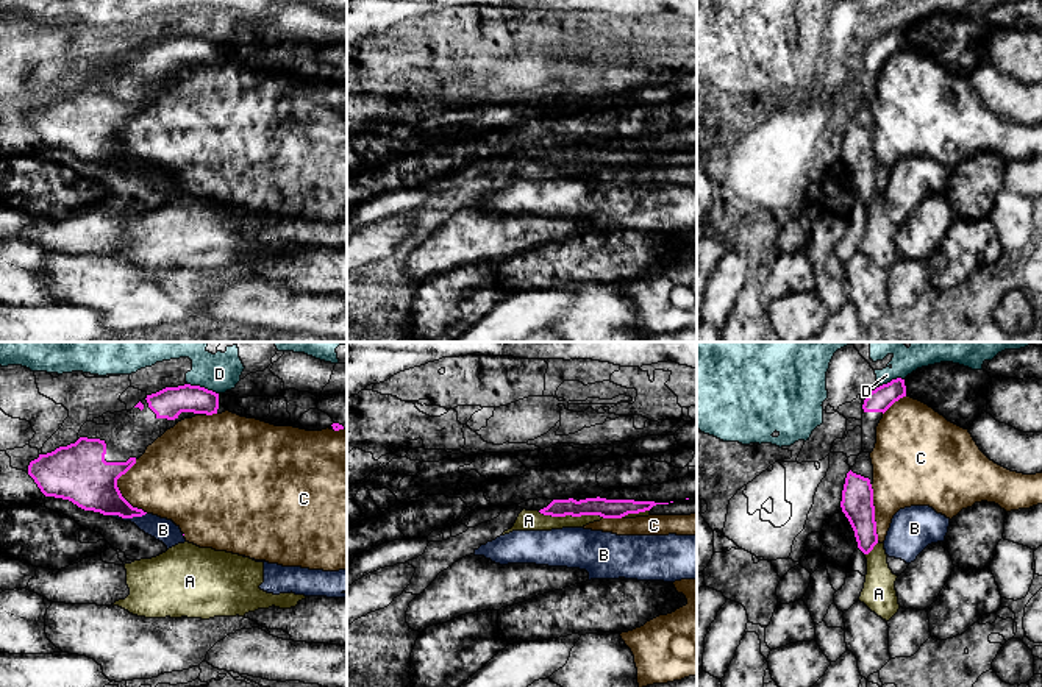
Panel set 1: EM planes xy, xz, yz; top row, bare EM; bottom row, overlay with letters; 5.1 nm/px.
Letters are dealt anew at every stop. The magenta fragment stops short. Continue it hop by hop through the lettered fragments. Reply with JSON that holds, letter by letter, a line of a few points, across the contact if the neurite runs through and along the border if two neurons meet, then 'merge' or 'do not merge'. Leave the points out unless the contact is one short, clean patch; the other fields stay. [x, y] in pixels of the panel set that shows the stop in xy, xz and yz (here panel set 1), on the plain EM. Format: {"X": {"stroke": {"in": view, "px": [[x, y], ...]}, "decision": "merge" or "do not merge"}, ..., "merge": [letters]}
{"A": {"decision": "do not merge"}, "B": {"decision": "do not merge"}, "C": {"decision": "do not merge"}, "D": {"decision": "do not merge"}, "merge": []}

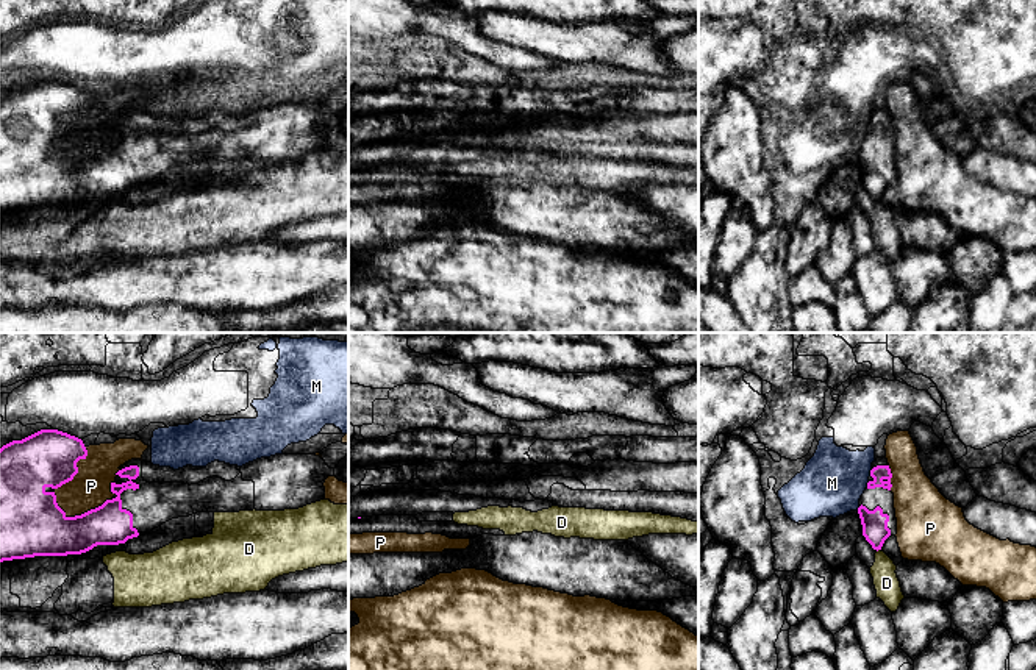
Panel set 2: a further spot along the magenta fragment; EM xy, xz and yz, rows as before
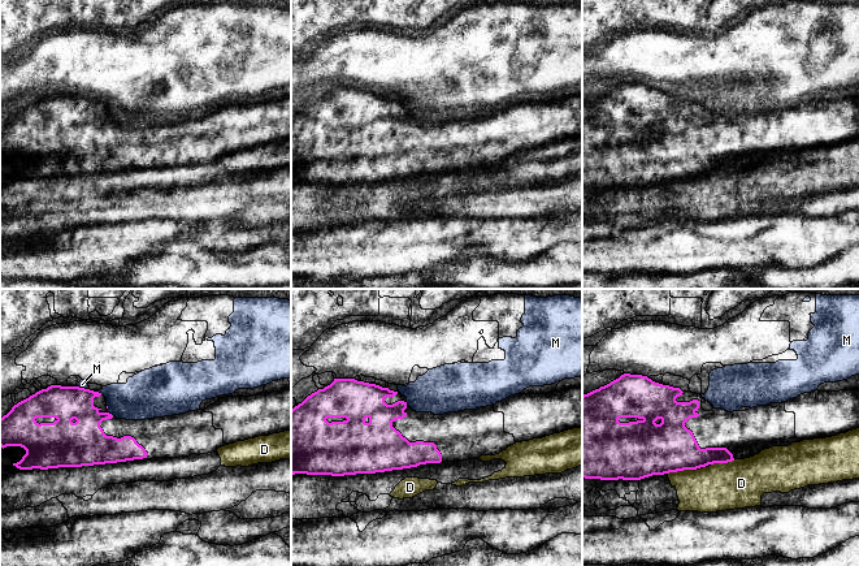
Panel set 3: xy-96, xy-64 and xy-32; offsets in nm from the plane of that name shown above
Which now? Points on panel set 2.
{"D": {"stroke": {"in": "yz", "px": [[880, 199], [877, 202]]}, "decision": "do not merge"}, "M": {"decision": "do not merge"}, "P": {"decision": "do not merge"}, "merge": []}

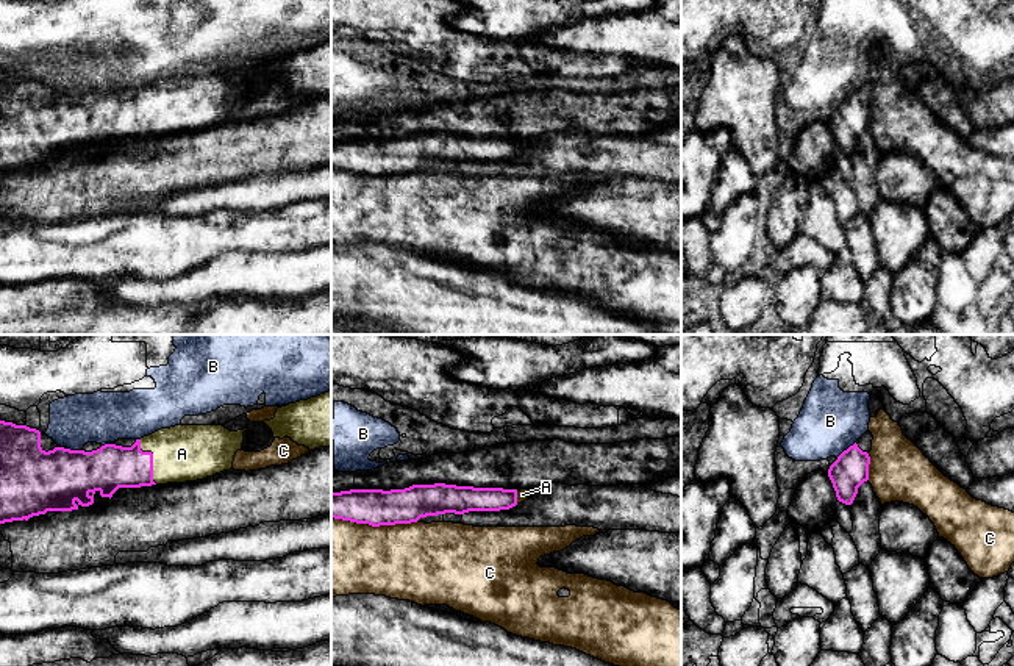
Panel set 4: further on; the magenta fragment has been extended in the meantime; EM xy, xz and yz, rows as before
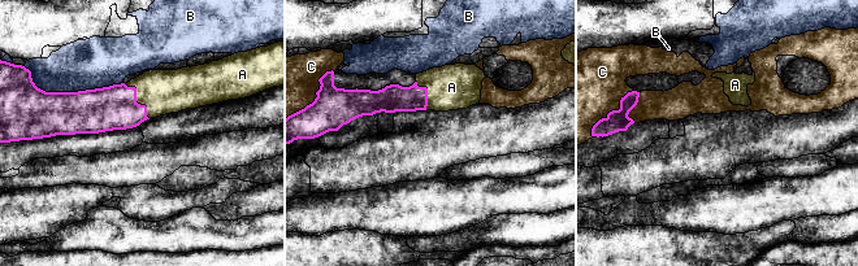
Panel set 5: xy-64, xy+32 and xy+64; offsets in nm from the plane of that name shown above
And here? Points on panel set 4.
{"A": {"stroke": {"in": "xy", "px": [[107, 119], [138, 116], [152, 108], [182, 103]]}, "decision": "merge"}, "B": {"decision": "do not merge"}, "C": {"decision": "do not merge"}, "merge": ["A"]}

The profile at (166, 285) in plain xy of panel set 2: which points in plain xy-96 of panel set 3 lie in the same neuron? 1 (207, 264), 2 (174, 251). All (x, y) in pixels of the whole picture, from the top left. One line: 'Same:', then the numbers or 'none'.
Same: none

